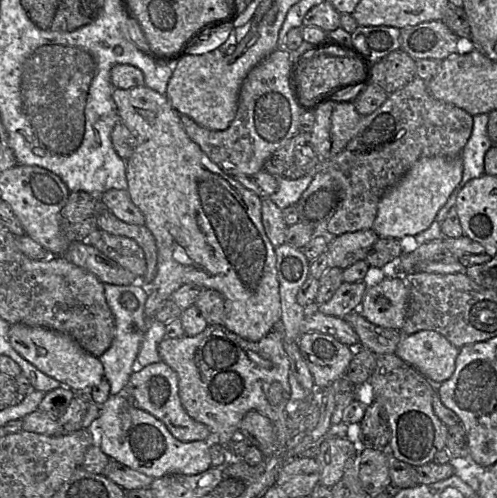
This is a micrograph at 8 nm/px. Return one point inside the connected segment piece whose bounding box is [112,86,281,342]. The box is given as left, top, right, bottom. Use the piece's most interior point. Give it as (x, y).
(207, 226)

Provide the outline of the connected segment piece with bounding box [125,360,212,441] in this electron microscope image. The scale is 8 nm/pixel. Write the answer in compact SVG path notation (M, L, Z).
M165 362L149 364L143 368L136 368L125 386L125 394L133 399L133 403L140 409L152 414L162 421L169 432L180 441L210 440L210 429L203 423L188 415L181 404L178 393L178 376Z

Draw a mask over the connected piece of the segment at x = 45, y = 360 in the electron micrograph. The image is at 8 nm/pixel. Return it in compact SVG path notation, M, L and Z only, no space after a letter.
M10 325L8 339L23 358L44 374L57 379L76 393L87 392L104 378L104 367L98 357L85 351L69 335L43 327Z

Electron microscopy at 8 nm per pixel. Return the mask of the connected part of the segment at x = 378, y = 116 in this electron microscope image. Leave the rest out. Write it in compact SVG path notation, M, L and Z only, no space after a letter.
M415 77L389 94L373 113L361 116L356 134L346 147L334 157L320 160L313 170L331 175L345 193L341 207L327 223L327 230L339 236L372 228L383 195L420 159L461 155L472 128L473 116L434 98L421 78Z

